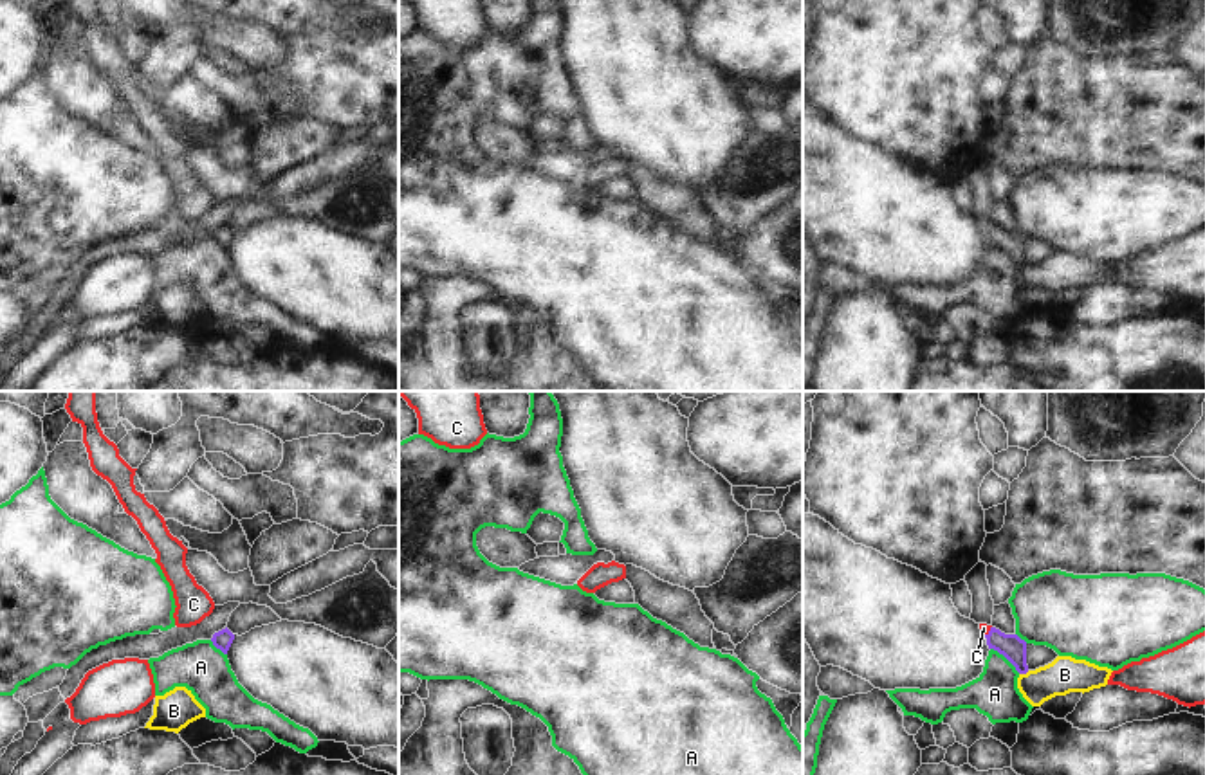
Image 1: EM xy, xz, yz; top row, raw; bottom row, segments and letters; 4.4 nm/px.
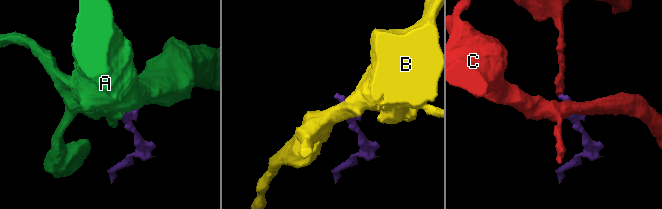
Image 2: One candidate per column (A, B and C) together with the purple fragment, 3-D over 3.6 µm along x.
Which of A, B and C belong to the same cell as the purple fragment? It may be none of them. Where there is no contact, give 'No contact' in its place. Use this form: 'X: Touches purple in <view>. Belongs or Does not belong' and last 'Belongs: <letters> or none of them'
A: Touches purple in yz. Does not belong
B: Touches purple in yz. Does not belong
C: Touches purple in yz. Belongs
Belongs: C.

